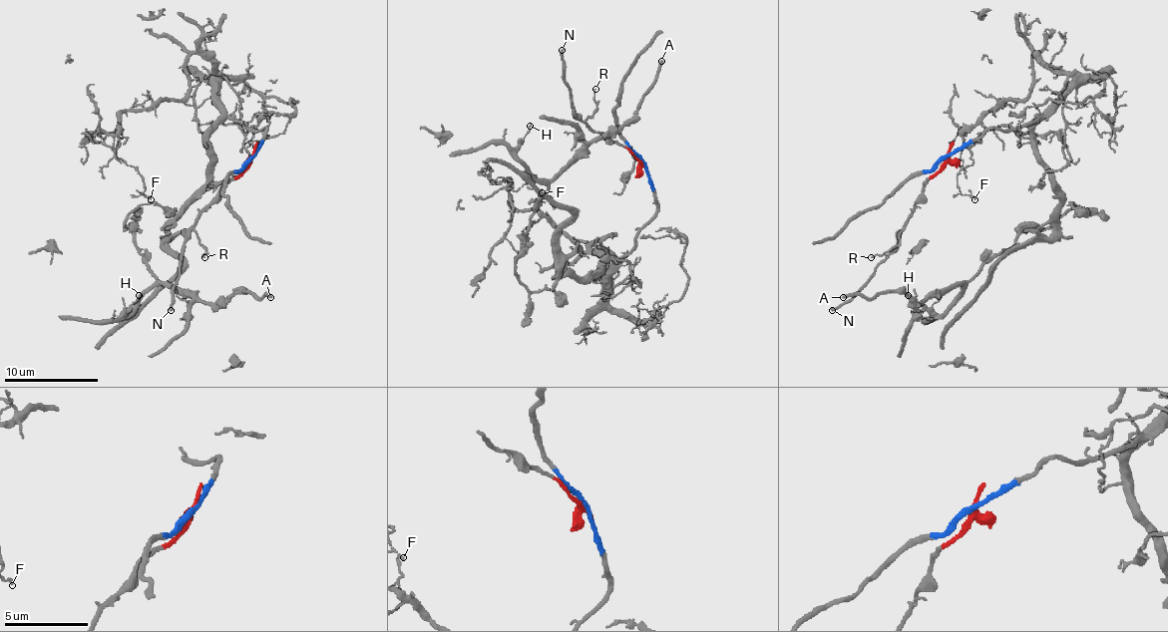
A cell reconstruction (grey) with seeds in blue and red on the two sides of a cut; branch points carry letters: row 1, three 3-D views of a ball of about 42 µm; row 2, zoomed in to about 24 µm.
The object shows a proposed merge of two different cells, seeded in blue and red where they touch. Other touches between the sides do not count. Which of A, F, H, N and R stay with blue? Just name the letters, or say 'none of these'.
A, F, H

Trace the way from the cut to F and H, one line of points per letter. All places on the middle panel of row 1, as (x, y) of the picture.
F: (643, 164), (657, 214), (619, 256), (610, 289), (607, 266), (519, 209), (507, 188), (535, 174), (542, 192)
H: (643, 164), (657, 214), (578, 277), (559, 244), (573, 216), (519, 158), (530, 125)

